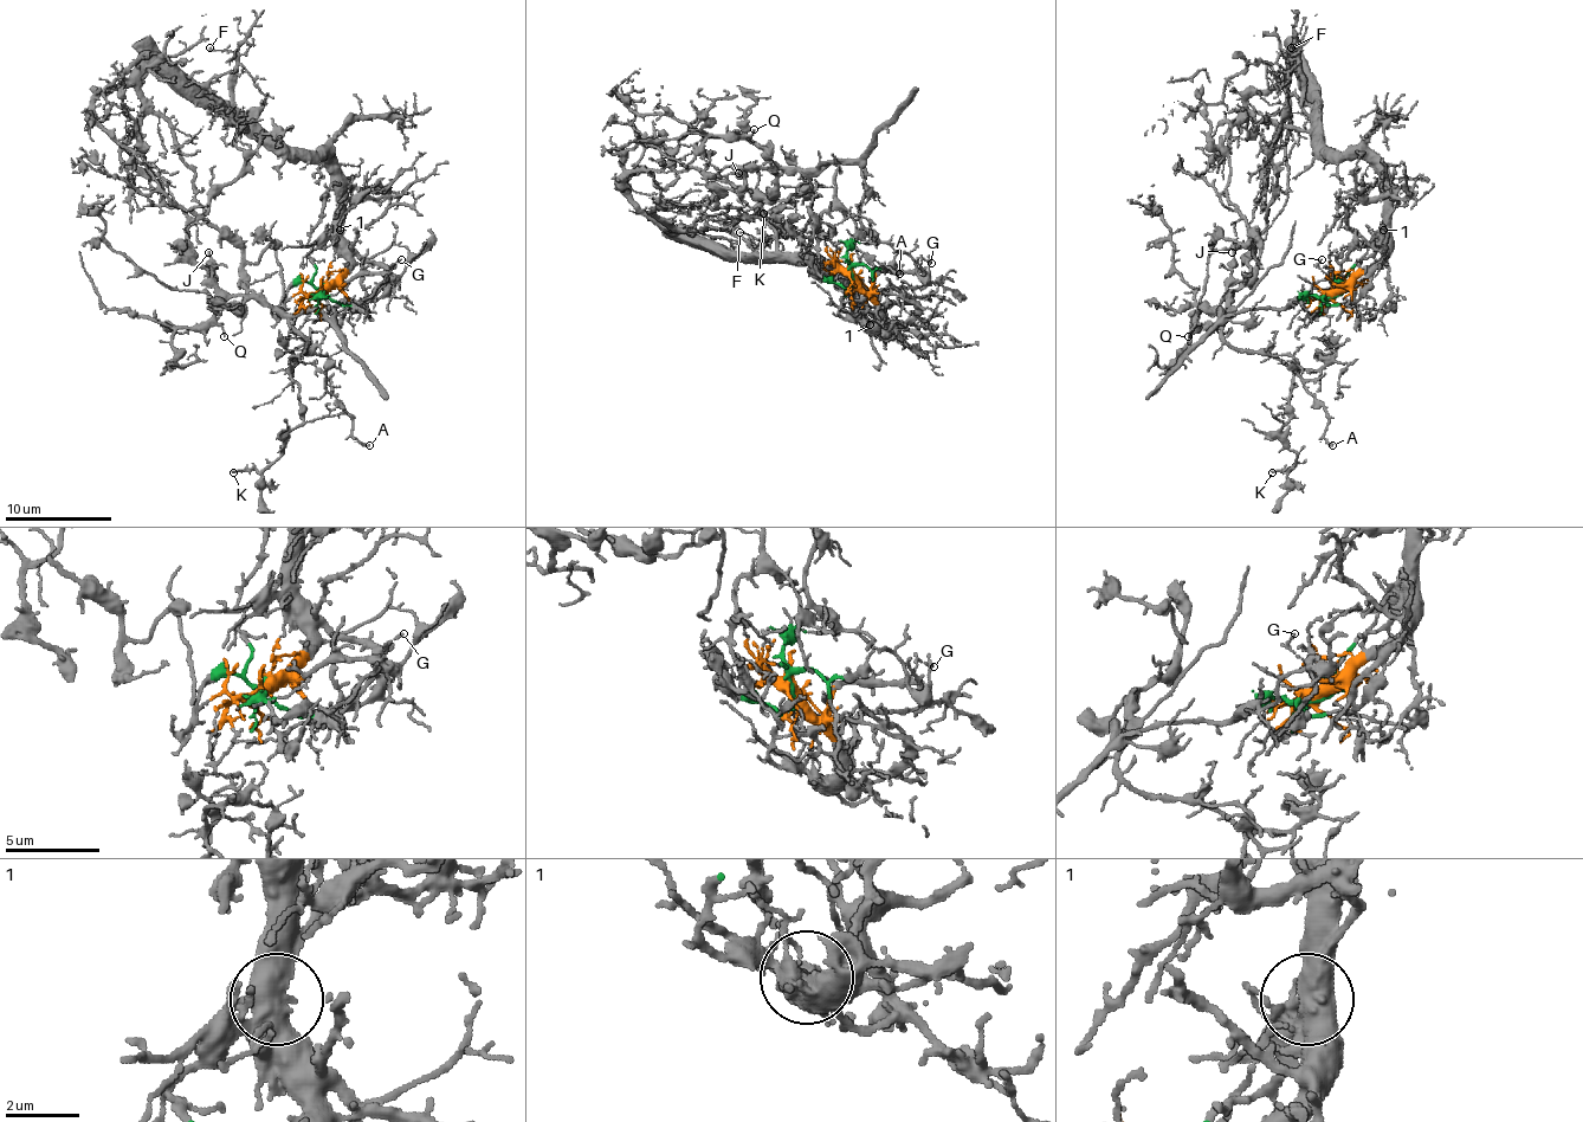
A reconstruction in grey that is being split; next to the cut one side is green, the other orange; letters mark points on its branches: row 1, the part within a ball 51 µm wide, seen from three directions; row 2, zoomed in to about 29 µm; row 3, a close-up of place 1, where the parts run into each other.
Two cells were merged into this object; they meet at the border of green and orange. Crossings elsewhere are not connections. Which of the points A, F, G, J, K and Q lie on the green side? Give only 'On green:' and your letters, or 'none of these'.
On green: A, J, K, Q

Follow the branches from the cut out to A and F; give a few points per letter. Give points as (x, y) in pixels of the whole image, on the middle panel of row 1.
A: (851, 277), (864, 178), (829, 162), (819, 167), (838, 167), (855, 245), (898, 273)
F: (851, 277), (874, 303), (877, 322), (853, 309), (838, 279), (770, 256), (766, 239), (738, 231)

